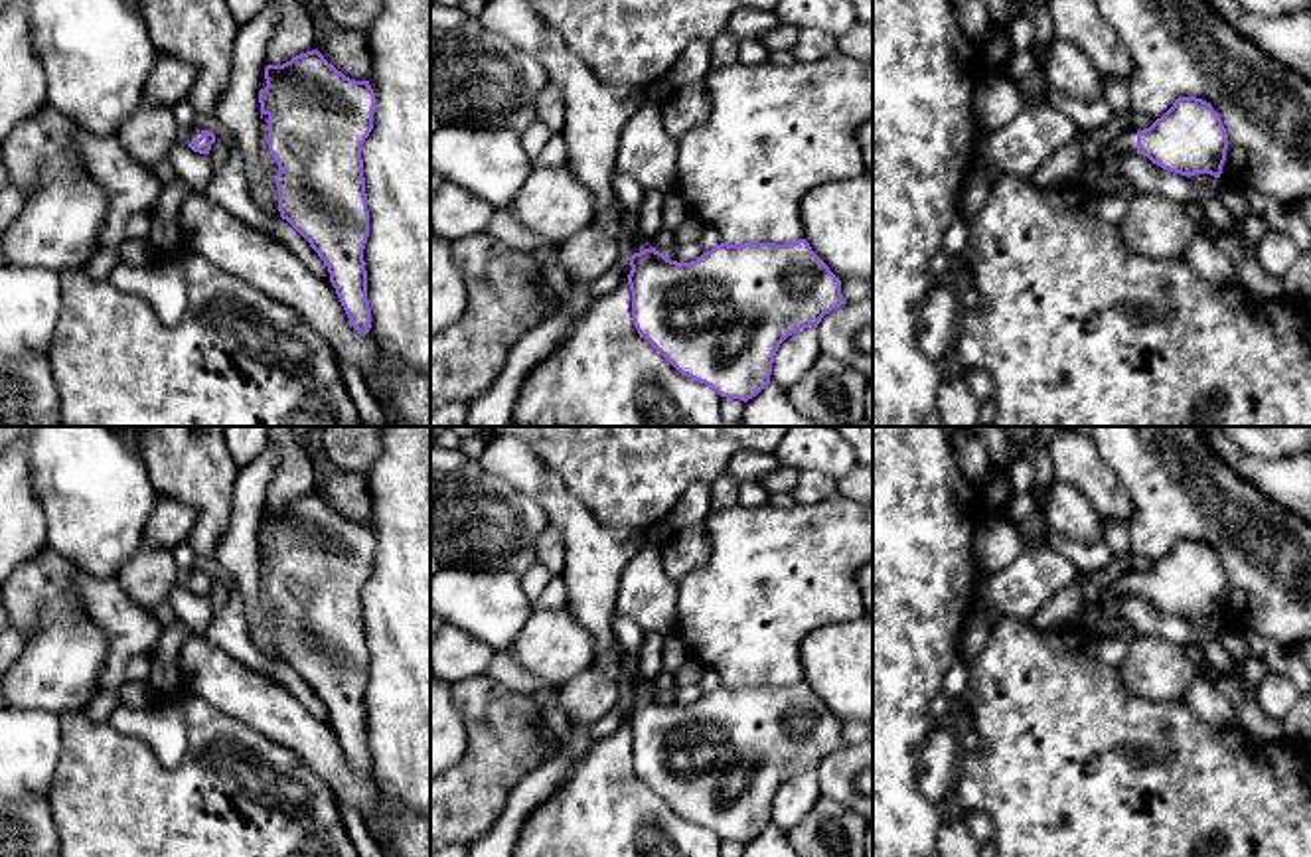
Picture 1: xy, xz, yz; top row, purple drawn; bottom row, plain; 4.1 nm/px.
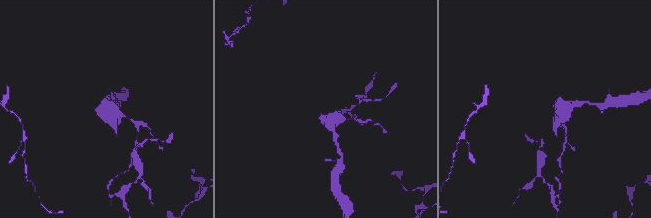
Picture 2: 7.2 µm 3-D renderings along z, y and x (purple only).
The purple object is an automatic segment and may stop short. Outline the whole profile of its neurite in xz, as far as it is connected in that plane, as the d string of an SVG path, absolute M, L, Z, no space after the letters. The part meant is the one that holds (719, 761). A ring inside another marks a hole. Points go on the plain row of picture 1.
M638 669L632 677L628 727L632 764L681 818L705 825L721 839L748 843L772 818L780 786L845 746L841 723L806 681L774 685L721 685L691 705L677 705L654 691Z

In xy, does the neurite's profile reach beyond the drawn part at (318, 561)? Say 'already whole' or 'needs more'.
already whole

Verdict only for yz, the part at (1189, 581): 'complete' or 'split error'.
split error

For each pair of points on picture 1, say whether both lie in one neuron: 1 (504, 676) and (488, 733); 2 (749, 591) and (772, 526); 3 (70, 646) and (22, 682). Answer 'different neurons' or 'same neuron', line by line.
1: different neurons
2: same neuron
3: same neuron

